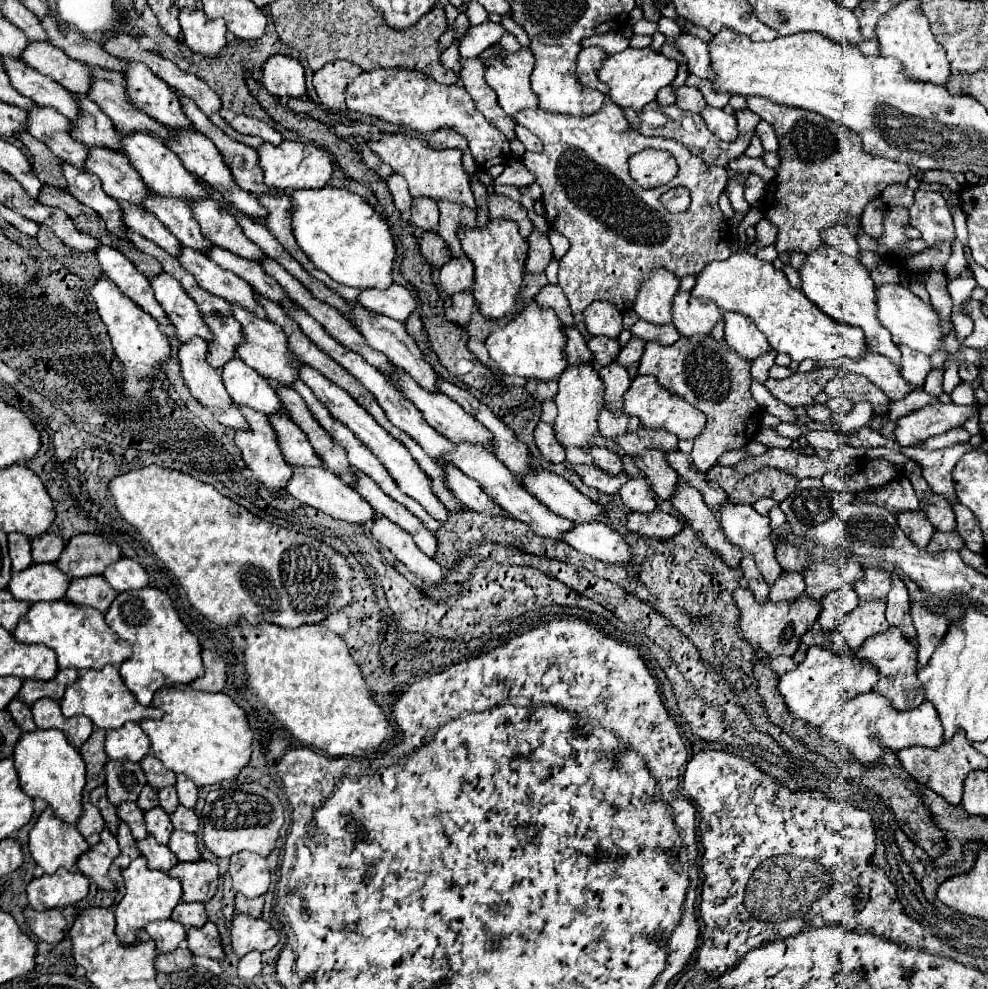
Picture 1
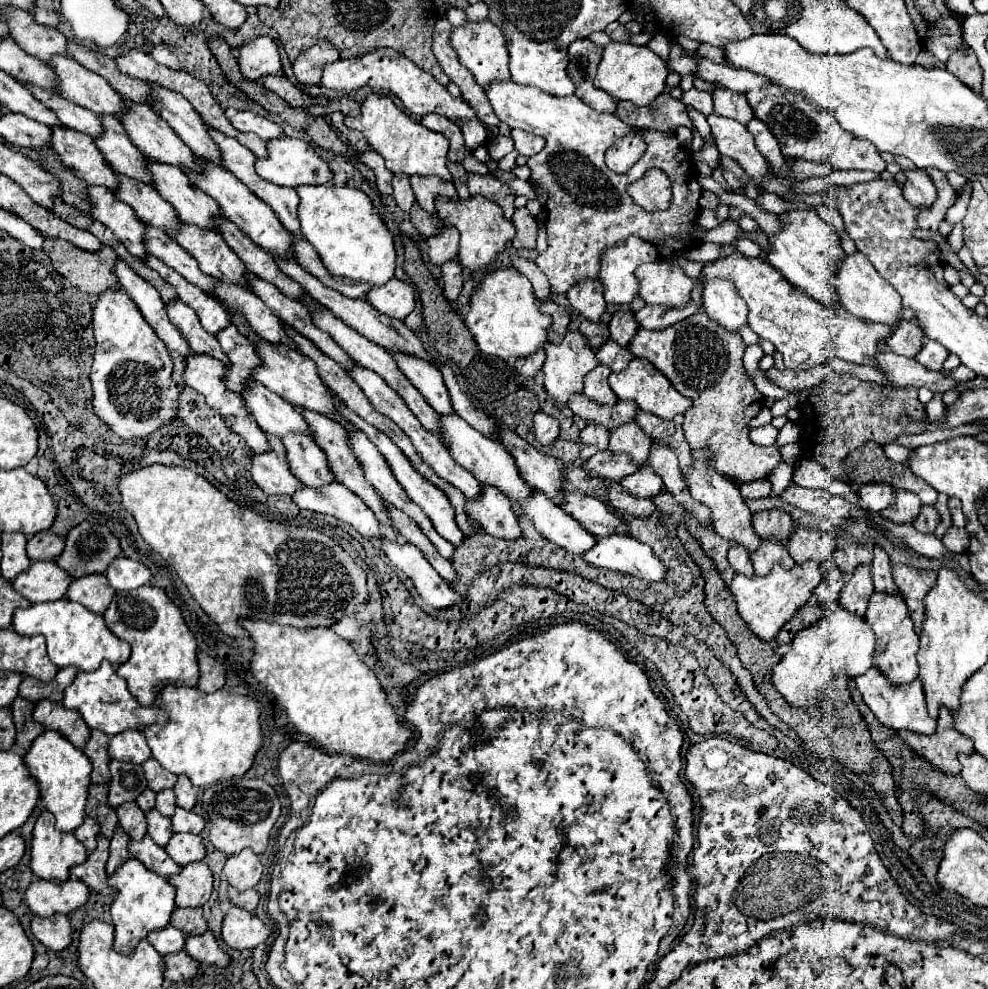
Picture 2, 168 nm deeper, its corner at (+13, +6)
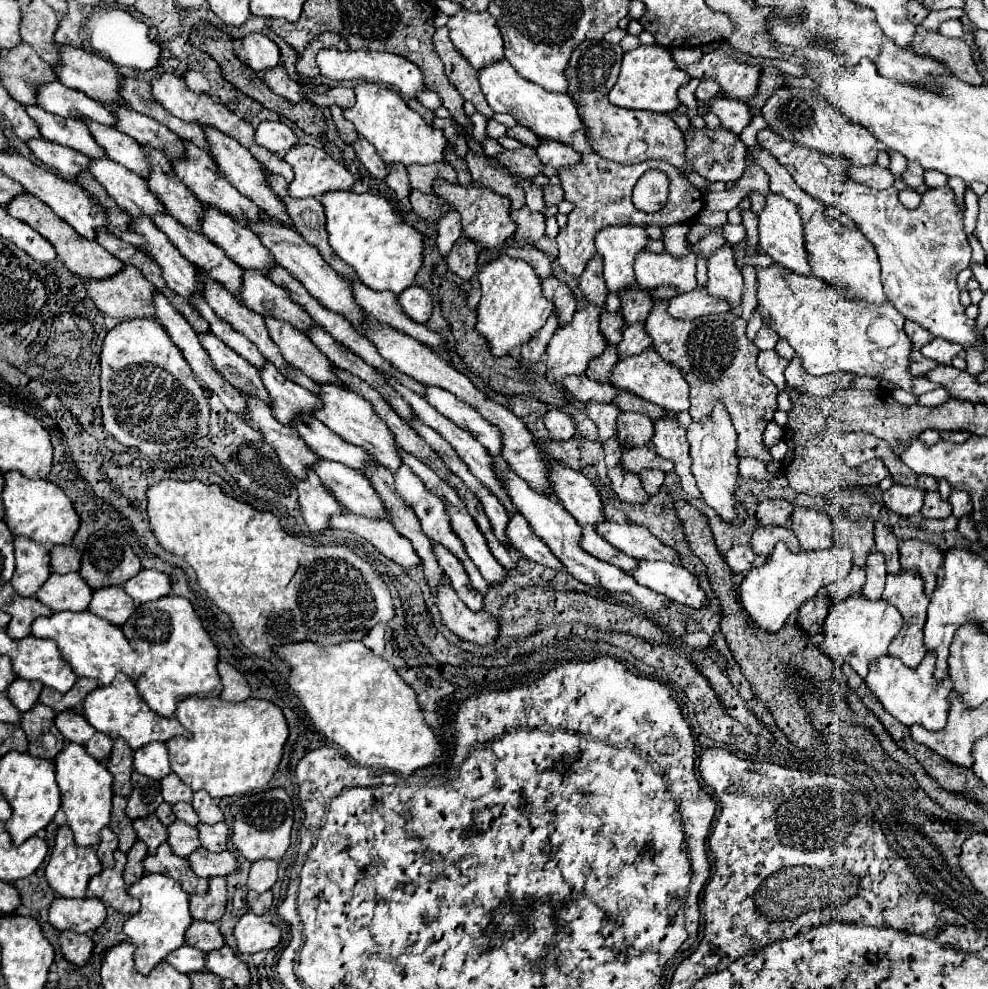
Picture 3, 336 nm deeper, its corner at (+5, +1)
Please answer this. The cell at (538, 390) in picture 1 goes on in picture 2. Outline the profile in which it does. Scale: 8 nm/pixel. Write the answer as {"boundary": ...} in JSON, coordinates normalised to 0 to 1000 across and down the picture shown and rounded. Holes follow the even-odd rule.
{"boundary":[[[546,354],[539,362],[525,362],[521,366],[521,374],[529,380],[529,382],[541,382],[546,378],[546,374],[550,372],[552,366],[552,356]]]}

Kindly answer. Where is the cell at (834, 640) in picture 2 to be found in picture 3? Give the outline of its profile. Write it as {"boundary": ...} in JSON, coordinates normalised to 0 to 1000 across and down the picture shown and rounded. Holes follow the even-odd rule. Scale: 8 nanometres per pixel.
{"boundary":[[[865,600],[840,614],[833,632],[833,658],[853,664],[871,685],[876,685],[880,678],[880,668],[898,660],[900,650],[908,644],[912,634],[914,624],[906,612],[900,612],[894,606],[882,608],[873,600]]]}

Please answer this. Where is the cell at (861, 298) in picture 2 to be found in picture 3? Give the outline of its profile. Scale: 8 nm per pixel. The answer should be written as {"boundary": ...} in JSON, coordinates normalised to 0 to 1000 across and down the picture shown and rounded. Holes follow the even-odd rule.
{"boundary":[[[770,149],[766,151],[764,165],[770,167],[776,173],[776,177],[780,179],[780,193],[801,201],[809,209],[809,217],[811,217],[813,230],[815,230],[813,238],[815,238],[815,252],[819,258],[821,276],[825,280],[837,284],[839,288],[853,290],[859,300],[876,302],[880,306],[896,306],[898,302],[894,300],[894,290],[892,290],[892,282],[890,282],[890,262],[888,262],[886,250],[880,246],[880,242],[869,232],[859,232],[849,221],[839,221],[835,217],[833,205],[829,205],[821,197],[817,197],[813,191],[809,191],[807,185],[803,183],[803,179],[799,177],[799,173],[795,169],[790,169],[786,165],[786,161],[782,161],[774,151],[770,151]]]}

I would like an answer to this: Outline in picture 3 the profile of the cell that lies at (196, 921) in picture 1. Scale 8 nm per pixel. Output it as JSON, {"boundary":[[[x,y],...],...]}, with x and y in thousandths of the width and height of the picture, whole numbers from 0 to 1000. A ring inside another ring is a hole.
{"boundary":[[[195,931],[195,937],[191,937],[189,941],[189,953],[193,958],[203,960],[205,964],[214,964],[228,956],[220,933],[199,933],[199,931]]]}

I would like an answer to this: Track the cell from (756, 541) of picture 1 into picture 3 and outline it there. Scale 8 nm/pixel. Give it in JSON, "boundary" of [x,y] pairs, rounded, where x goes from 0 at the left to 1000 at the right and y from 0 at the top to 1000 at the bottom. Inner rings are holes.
{"boundary":[[[726,405],[720,414],[720,420],[710,424],[710,426],[701,426],[695,432],[695,446],[699,450],[699,464],[701,464],[701,480],[705,484],[705,492],[712,501],[712,507],[722,513],[734,527],[738,529],[746,529],[746,517],[744,517],[744,490],[746,490],[746,438],[742,434],[742,428],[738,424],[738,418],[732,410],[732,405]]]}

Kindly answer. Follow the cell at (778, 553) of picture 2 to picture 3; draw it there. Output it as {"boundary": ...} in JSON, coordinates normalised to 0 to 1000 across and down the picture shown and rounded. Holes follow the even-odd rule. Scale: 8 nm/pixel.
{"boundary":[[[768,531],[764,537],[762,537],[762,543],[760,543],[760,553],[762,557],[766,557],[768,561],[780,561],[782,559],[782,553],[786,547],[793,547],[797,549],[797,553],[801,557],[809,557],[809,545],[805,543],[805,539],[797,533],[786,533],[786,531]]]}

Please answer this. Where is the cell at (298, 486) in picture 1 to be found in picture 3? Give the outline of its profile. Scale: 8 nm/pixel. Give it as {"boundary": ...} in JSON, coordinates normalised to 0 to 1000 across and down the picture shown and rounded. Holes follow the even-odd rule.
{"boundary":[[[349,517],[349,521],[341,521],[341,525],[337,525],[335,531],[337,535],[353,537],[367,543],[384,559],[388,559],[392,565],[400,567],[410,575],[426,571],[426,565],[422,563],[414,545],[410,545],[404,537],[400,537],[396,529],[373,529],[373,525],[365,525],[365,521]]]}

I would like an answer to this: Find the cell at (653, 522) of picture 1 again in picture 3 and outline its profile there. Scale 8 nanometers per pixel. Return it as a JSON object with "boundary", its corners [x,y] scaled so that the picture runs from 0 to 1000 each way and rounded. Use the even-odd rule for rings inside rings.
{"boundary":[[[622,470],[622,472],[614,474],[614,480],[618,484],[620,496],[624,498],[624,503],[629,507],[635,507],[635,509],[653,509],[657,505],[657,501],[653,498],[645,478],[639,478],[639,476],[631,474],[629,470]]]}

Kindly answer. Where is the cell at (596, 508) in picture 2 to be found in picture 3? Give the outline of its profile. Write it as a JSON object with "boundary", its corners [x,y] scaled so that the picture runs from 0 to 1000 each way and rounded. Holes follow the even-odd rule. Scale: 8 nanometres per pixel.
{"boundary":[[[622,527],[606,529],[604,539],[614,545],[620,553],[635,559],[643,565],[655,567],[677,567],[681,571],[689,571],[689,563],[681,553],[671,551],[657,535],[649,531],[627,531]]]}

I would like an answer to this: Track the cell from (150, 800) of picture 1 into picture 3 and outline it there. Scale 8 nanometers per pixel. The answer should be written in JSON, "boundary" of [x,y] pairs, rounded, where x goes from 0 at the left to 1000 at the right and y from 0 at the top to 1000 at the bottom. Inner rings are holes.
{"boundary":[[[163,812],[163,816],[159,818],[159,826],[161,826],[161,830],[163,830],[163,832],[167,832],[169,836],[179,828],[179,826],[175,824],[175,818],[173,818],[173,814],[171,814],[171,812]]]}

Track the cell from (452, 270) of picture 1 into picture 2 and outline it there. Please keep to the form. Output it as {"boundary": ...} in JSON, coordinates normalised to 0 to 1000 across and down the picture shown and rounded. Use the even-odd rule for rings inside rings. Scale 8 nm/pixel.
{"boundary":[[[448,231],[444,239],[438,239],[432,243],[434,247],[434,265],[436,267],[450,267],[459,261],[463,261],[465,255],[465,237],[461,231]]]}

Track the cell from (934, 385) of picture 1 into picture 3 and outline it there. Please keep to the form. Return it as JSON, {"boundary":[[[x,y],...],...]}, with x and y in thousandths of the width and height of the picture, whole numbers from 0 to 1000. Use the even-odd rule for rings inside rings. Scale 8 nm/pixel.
{"boundary":[[[946,341],[944,345],[940,345],[938,349],[932,351],[932,357],[940,363],[946,363],[954,369],[963,369],[963,363],[973,355],[975,351],[969,349],[969,347],[963,347],[963,345],[956,345],[952,341]]]}

